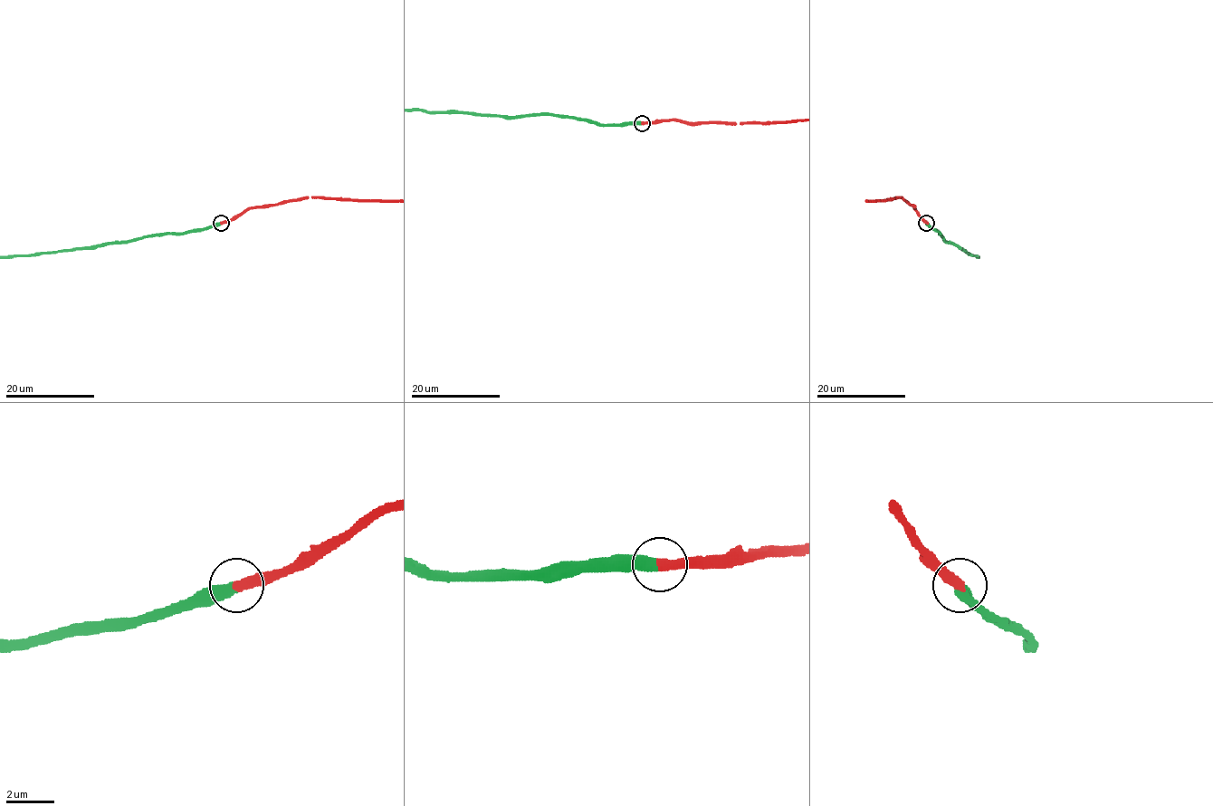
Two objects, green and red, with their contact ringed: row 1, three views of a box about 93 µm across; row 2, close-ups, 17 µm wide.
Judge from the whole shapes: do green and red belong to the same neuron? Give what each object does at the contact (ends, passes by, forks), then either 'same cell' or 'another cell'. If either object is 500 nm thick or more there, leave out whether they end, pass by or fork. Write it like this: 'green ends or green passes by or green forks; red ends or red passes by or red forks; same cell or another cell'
green ends; red ends; same cell

